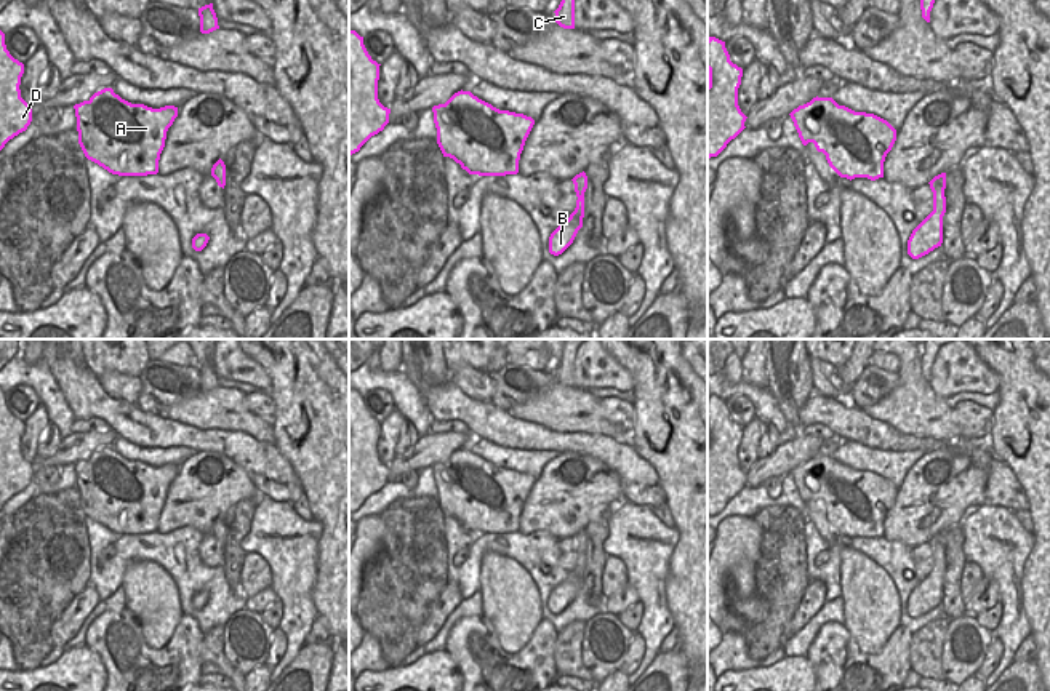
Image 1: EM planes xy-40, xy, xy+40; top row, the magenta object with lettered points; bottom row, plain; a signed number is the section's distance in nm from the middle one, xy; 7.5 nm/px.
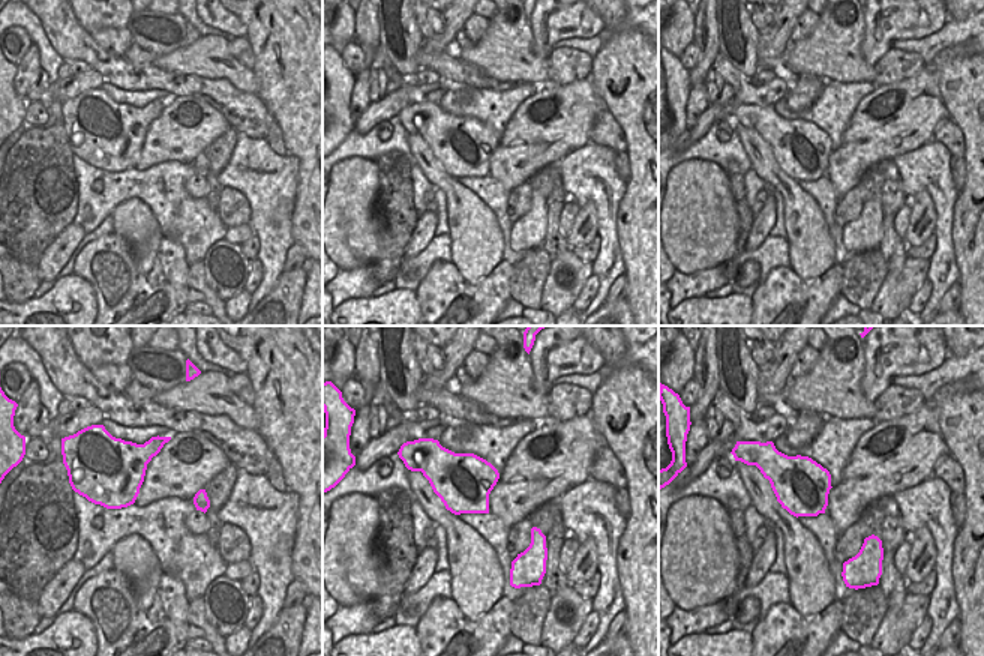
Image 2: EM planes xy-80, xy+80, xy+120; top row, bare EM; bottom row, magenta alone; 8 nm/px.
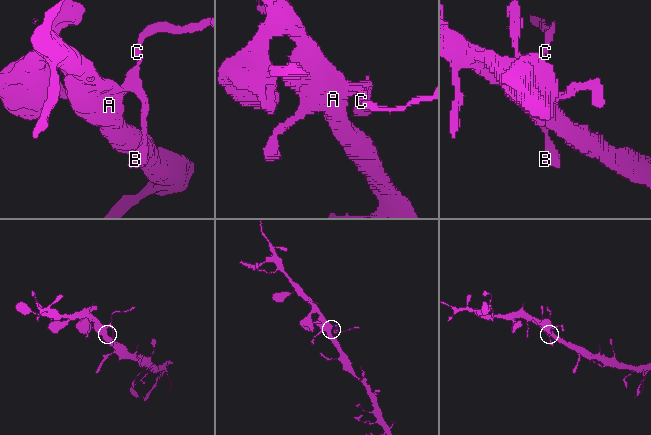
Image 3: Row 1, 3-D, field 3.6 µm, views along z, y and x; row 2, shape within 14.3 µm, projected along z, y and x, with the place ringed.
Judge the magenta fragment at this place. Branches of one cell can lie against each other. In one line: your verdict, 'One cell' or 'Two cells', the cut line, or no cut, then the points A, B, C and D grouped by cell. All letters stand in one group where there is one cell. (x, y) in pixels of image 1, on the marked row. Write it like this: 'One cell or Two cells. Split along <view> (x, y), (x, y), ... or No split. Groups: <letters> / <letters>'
One cell. No split. Groups: A B C D.

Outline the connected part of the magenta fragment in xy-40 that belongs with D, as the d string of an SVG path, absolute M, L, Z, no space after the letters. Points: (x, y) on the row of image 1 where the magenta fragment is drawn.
M0 30L0 150L32 122L32 106L21 98L22 74L24 64L10 54Z

